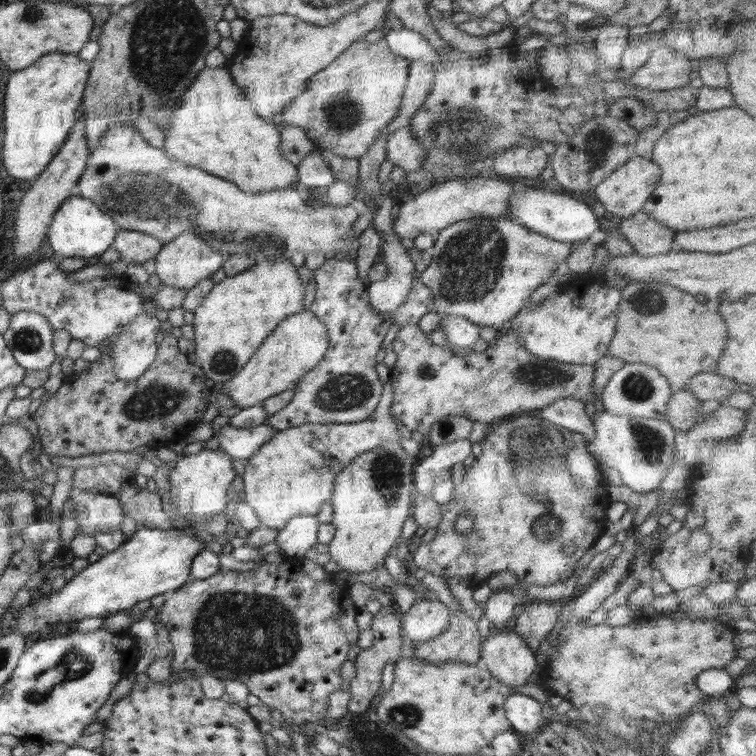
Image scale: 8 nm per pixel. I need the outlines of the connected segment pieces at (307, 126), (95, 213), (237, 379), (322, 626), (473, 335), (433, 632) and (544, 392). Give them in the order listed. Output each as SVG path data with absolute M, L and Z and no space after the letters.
M360 38L329 66L309 78L307 90L286 104L287 107L280 113L283 123L303 128L305 135L320 149L359 159L397 115L407 85L409 64L407 58L392 54L385 39L368 43Z
M72 195L53 214L46 239L50 248L60 257L90 258L100 256L114 242L119 228L92 200Z
M304 310L284 318L239 373L226 382L227 396L233 401L232 412L262 404L275 394L294 388L300 378L324 358L328 348L327 330L313 313Z
M287 556L278 565L261 560L259 566L251 570L216 573L204 580L186 582L179 589L169 593L161 608L162 610L158 612L158 616L161 617L161 623L169 632L169 642L173 646L171 657L174 668L178 672L191 670L198 678L201 675L212 675L223 681L239 680L248 687L250 694L258 696L260 704L266 704L268 707L280 710L288 724L302 724L303 722L314 722L324 718L328 708L328 696L332 692L340 690L340 686L344 684L340 676L340 668L348 658L348 650L357 644L360 629L356 626L354 618L348 620L348 622L326 622L328 616L336 616L336 614L352 616L352 614L348 614L342 606L322 604L322 581L315 581L307 573L303 573L301 563L301 559Z
M460 316L442 317L438 330L446 335L448 343L452 343L452 347L460 347L469 351L472 350L474 344L481 338L480 326Z
M417 600L405 613L400 614L403 636L412 642L422 642L444 632L451 612L448 605L436 600Z
M418 277L412 283L412 289L406 297L404 305L390 318L394 324L400 325L400 330L390 336L388 342L397 354L397 363L390 368L389 383L393 388L393 404L391 415L401 420L410 430L421 432L425 437L431 431L431 426L448 415L466 417L473 422L496 424L501 419L513 416L515 413L544 409L566 398L574 398L578 402L594 404L596 397L592 394L594 365L579 365L564 363L553 358L540 358L524 350L520 344L520 338L512 330L501 334L495 341L490 343L482 352L471 352L468 356L454 355L448 347L436 346L431 343L428 336L424 335L418 327L418 321L426 314L433 311L434 294L428 286L420 282Z

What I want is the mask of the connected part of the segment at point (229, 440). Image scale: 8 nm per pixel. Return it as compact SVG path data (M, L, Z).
M267 424L249 429L234 428L225 425L217 430L216 436L221 450L233 459L249 459L265 442L268 442L278 431Z

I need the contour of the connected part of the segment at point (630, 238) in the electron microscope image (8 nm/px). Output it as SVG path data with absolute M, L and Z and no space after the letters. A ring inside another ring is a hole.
M642 211L623 217L618 229L635 252L644 256L670 252L676 234L674 229L651 219Z

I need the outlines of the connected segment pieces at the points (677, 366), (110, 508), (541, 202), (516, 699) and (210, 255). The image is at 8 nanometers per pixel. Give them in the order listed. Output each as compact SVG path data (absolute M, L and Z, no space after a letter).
M655 281L629 283L622 290L616 312L618 326L608 354L627 363L644 363L658 369L674 390L684 388L695 374L713 367L726 348L726 324L713 304L701 304L694 296Z
M76 491L72 495L72 506L74 506L74 512L77 515L75 520L78 523L79 532L85 535L93 535L96 530L98 532L108 532L119 528L125 517L120 501L110 493Z
M524 187L509 198L509 214L516 216L526 228L560 242L574 243L588 239L599 230L598 219L581 196Z
M511 694L506 698L503 707L512 729L519 733L536 735L547 723L542 717L541 704L526 694Z
M186 231L170 242L163 243L160 252L154 257L155 274L160 278L163 286L172 286L188 292L198 282L211 279L212 275L223 266L224 259L220 251L215 251L207 242L204 242L204 239L194 234L194 231Z

